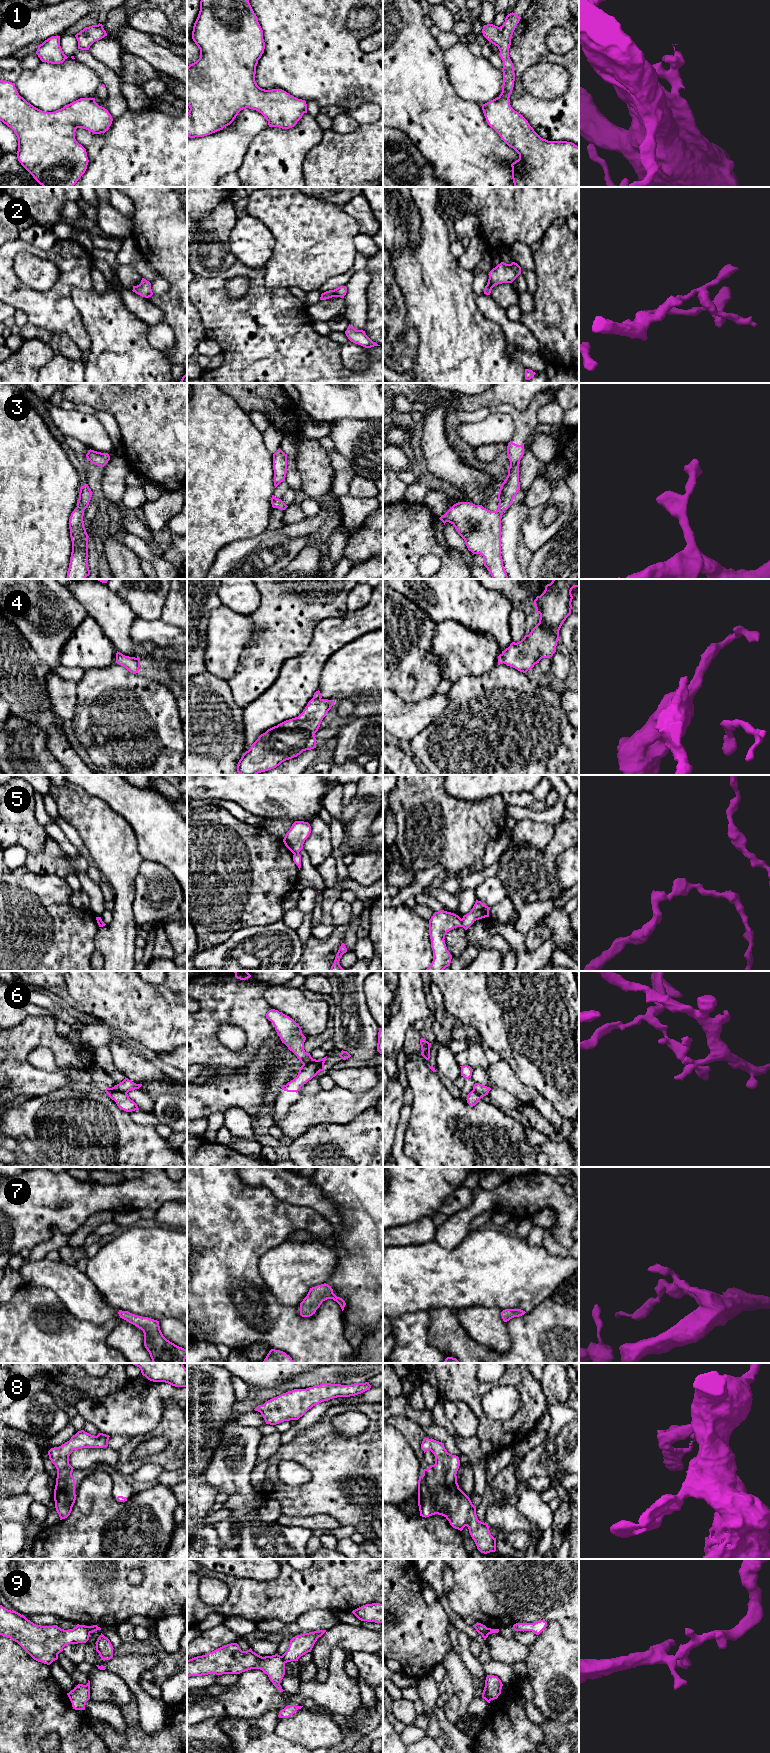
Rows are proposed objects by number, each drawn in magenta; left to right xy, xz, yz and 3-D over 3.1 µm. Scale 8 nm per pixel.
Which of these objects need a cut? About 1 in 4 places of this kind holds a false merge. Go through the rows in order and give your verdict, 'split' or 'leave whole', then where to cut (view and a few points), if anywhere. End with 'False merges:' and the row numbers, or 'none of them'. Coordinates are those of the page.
1: leave whole | no cut
2: leave whole | no cut
3: leave whole | no cut
4: leave whole | no cut
5: split | yz (462, 919), (460, 926)
6: split | xz (320, 1059), (303, 1064)
7: leave whole | no cut
8: leave whole | no cut
9: split | xy (86, 1626), (89, 1634)
False merges: 5, 6, 9

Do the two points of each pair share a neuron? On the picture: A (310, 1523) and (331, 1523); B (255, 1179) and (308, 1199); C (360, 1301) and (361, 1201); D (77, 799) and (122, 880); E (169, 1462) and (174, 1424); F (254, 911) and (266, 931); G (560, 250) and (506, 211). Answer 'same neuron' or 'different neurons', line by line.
A: same neuron
B: same neuron
C: same neuron
D: same neuron
E: same neuron
F: different neurons
G: different neurons

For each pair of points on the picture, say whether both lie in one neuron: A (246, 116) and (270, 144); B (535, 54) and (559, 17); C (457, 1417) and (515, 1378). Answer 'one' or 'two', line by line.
A: two
B: one
C: two

